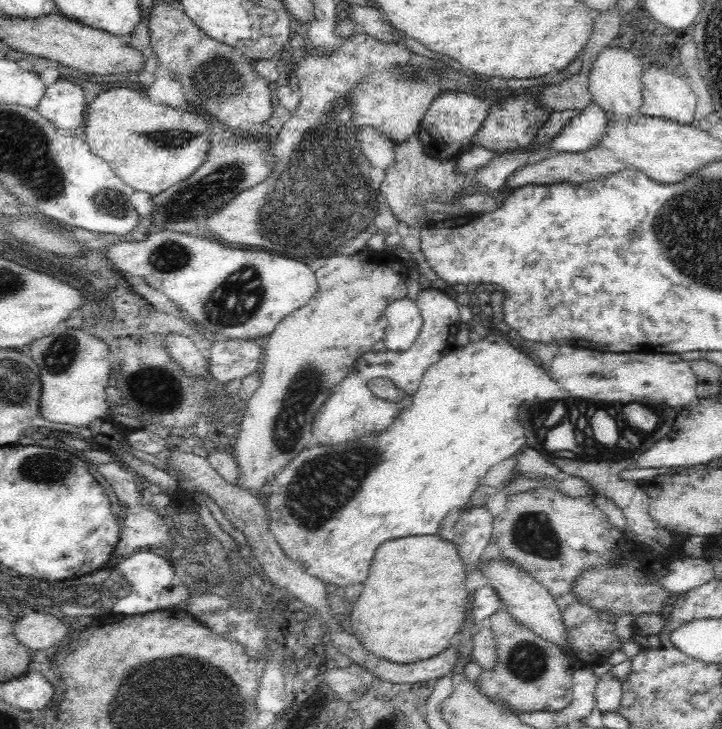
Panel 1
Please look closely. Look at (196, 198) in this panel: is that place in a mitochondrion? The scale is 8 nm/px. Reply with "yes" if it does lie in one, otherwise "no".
yes

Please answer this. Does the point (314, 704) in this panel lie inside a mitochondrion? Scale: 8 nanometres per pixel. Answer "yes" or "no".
no

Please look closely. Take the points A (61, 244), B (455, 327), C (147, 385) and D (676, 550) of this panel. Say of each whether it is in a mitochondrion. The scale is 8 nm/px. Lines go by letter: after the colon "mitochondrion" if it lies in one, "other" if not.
A: mitochondrion
B: other
C: mitochondrion
D: other

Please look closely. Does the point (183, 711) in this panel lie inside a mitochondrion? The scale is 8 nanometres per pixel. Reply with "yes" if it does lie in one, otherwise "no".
yes

